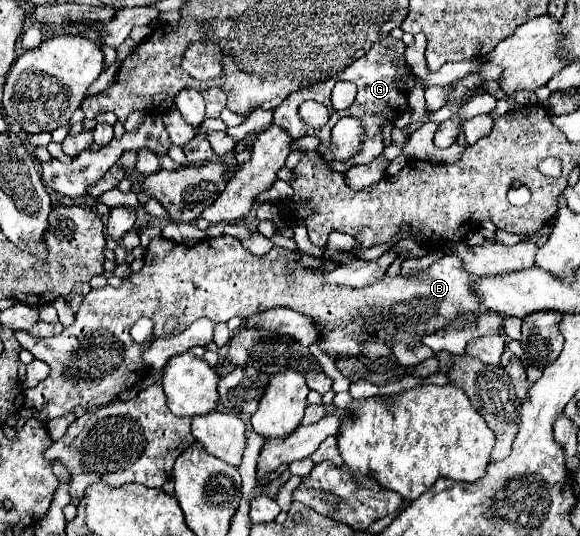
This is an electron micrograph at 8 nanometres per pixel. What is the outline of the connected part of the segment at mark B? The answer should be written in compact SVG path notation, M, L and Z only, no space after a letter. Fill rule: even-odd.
M230 235L206 237L192 247L184 247L182 243L168 241L164 237L154 237L144 255L144 267L138 273L132 273L122 281L122 287L102 287L92 289L78 309L78 315L70 327L66 327L56 337L32 337L26 331L16 331L18 343L28 349L36 359L50 365L50 375L40 381L34 389L28 389L26 405L34 407L36 411L46 415L46 421L64 417L74 411L74 407L84 407L86 411L98 405L108 405L118 399L118 395L126 389L136 387L150 375L150 369L142 361L142 353L148 345L138 345L130 337L130 327L140 317L148 317L154 321L154 337L162 337L164 329L162 323L170 315L178 317L180 329L186 329L200 317L208 317L216 323L228 321L234 315L250 317L254 313L262 313L274 307L290 307L314 319L322 331L322 351L334 357L350 357L362 353L362 343L366 341L406 341L414 345L418 335L434 333L446 327L456 315L458 309L464 311L464 319L470 325L482 313L480 297L476 295L474 275L470 275L464 267L464 261L456 255L444 255L442 259L434 261L422 275L416 277L388 277L384 275L374 285L364 289L350 289L350 287L328 287L324 281L324 273L314 269L300 269L296 265L296 253L286 251L282 247L272 247L270 253L258 257L252 255L242 247L242 243Z

